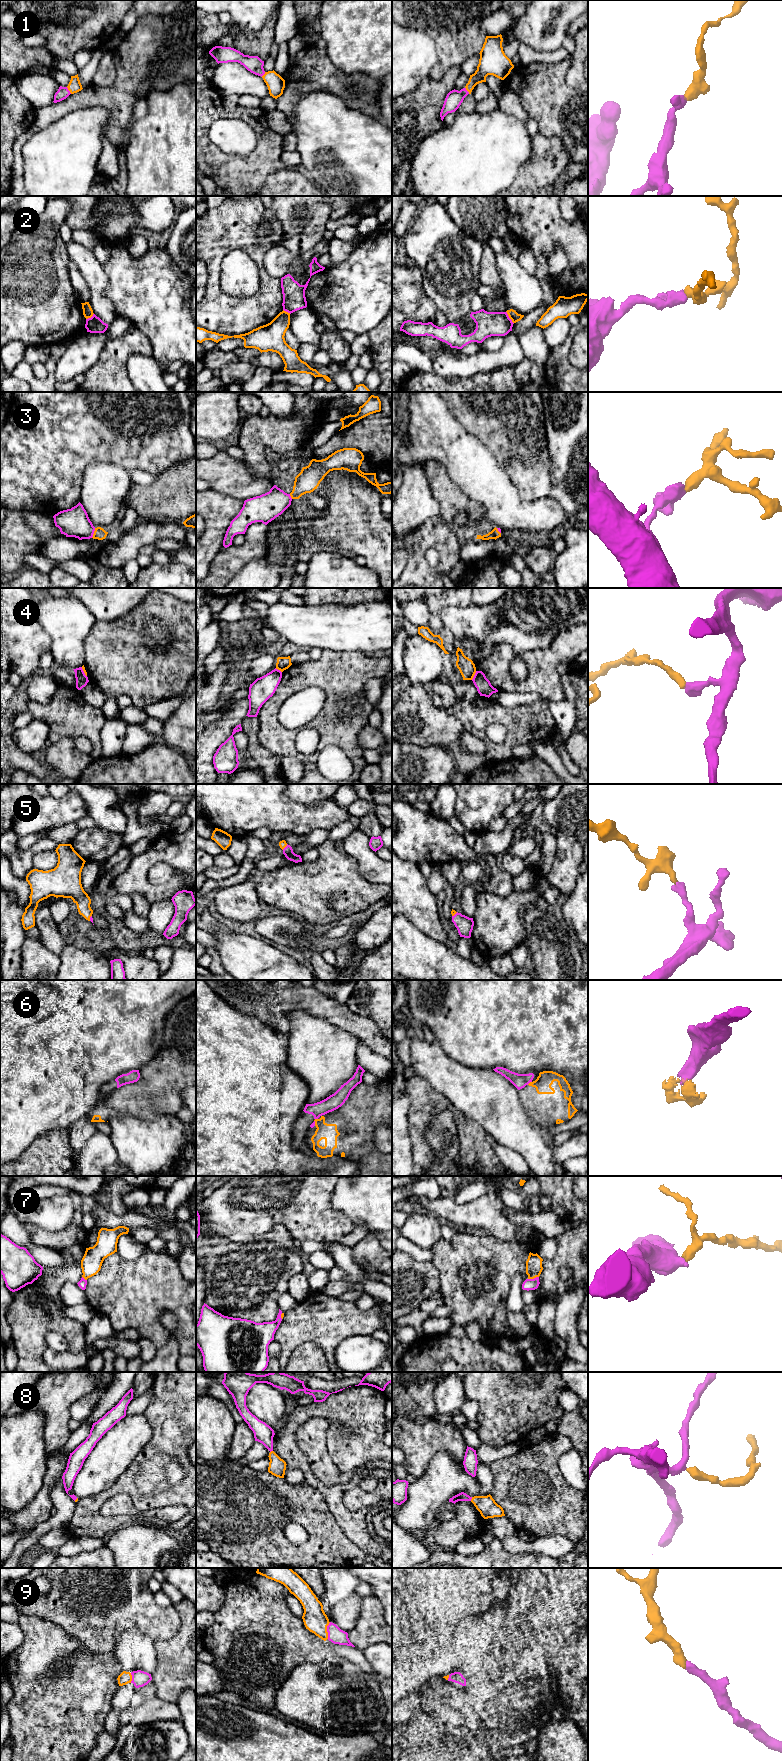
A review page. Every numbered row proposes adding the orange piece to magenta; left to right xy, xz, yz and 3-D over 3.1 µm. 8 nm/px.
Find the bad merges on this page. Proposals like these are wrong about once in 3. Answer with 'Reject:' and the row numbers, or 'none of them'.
Reject: 2, 4, 6

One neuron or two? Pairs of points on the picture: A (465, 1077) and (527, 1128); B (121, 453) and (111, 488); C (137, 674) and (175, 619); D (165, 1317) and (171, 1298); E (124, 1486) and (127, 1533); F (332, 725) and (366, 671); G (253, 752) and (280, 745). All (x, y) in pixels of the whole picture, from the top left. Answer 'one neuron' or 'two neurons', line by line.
A: one neuron
B: two neurons
C: one neuron
D: two neurons
E: two neurons
F: one neuron
G: two neurons

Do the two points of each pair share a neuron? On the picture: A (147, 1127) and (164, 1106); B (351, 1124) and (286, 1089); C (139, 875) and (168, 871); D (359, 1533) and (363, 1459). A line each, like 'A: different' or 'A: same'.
A: different
B: different
C: different
D: same

